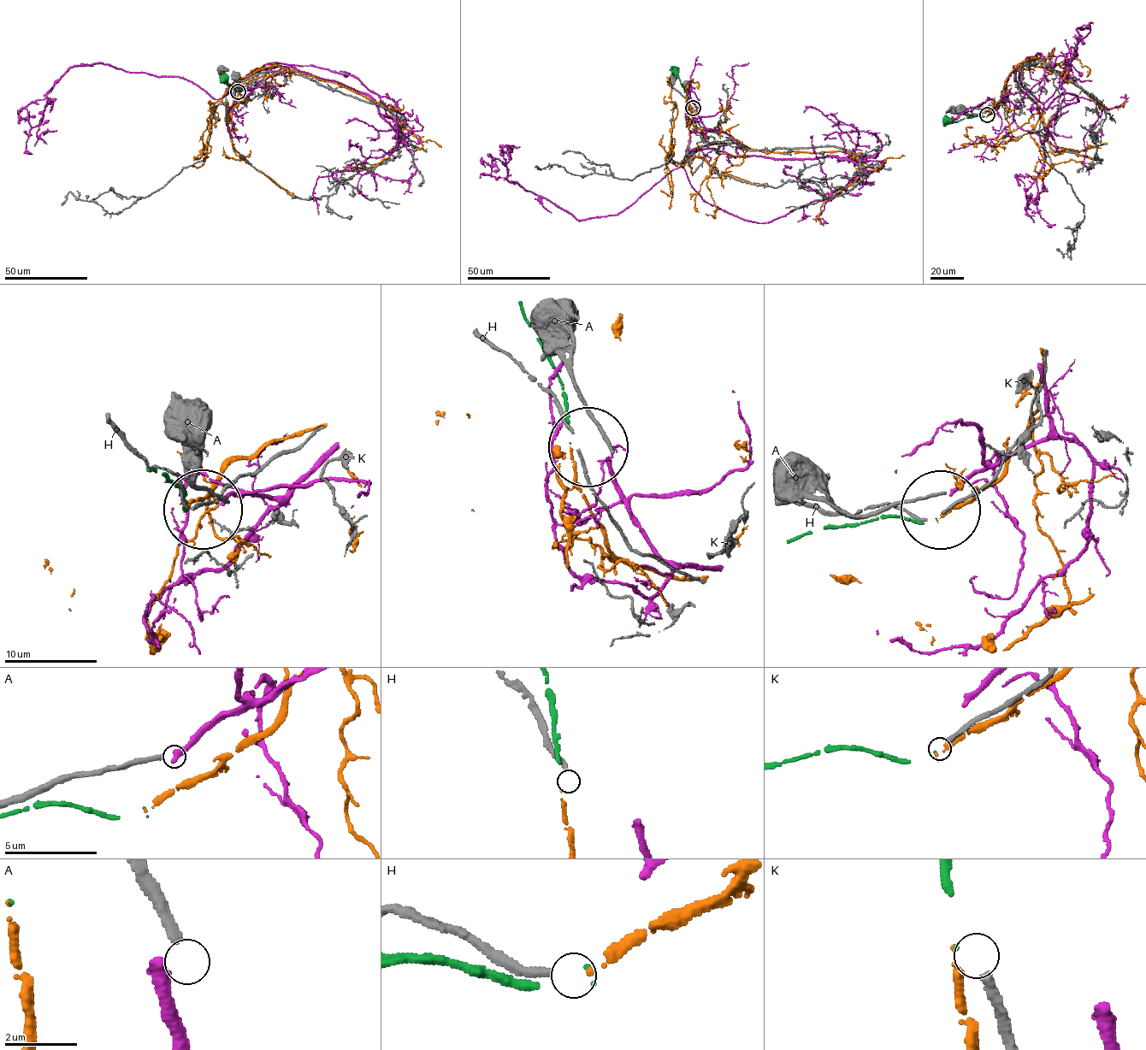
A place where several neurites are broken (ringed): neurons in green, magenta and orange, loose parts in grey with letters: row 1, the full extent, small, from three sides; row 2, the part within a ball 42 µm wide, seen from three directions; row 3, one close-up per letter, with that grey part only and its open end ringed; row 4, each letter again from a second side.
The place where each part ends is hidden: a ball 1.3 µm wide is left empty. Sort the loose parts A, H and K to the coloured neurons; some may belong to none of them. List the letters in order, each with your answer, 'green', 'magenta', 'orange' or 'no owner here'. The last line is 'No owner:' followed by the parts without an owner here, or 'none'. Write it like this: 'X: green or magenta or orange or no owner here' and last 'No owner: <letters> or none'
A: no owner here
H: orange
K: green
No owner: A

